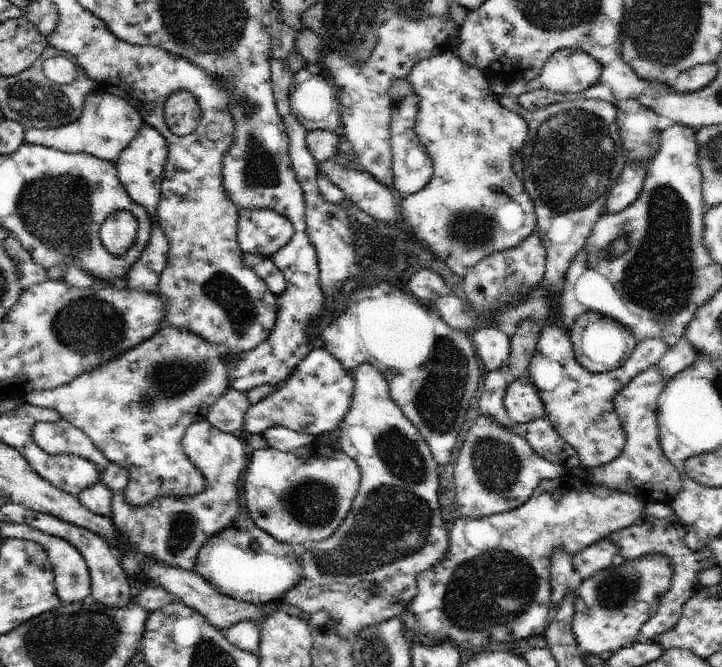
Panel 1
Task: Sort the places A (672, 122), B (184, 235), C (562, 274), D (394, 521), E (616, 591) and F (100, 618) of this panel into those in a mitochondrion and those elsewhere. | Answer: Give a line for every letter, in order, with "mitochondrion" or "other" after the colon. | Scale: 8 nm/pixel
A: other
B: other
C: other
D: mitochondrion
E: mitochondrion
F: mitochondrion

